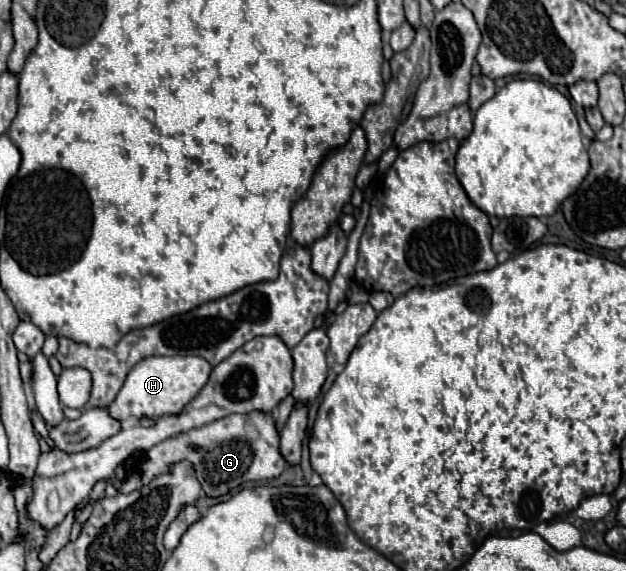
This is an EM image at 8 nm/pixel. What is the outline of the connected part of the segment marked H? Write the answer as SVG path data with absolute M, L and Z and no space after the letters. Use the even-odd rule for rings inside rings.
M174 355L174 357L146 357L140 361L130 375L126 377L124 387L120 389L116 401L108 407L112 417L118 421L124 421L128 417L162 417L162 415L172 415L180 413L192 397L206 385L210 377L212 365L198 355Z

